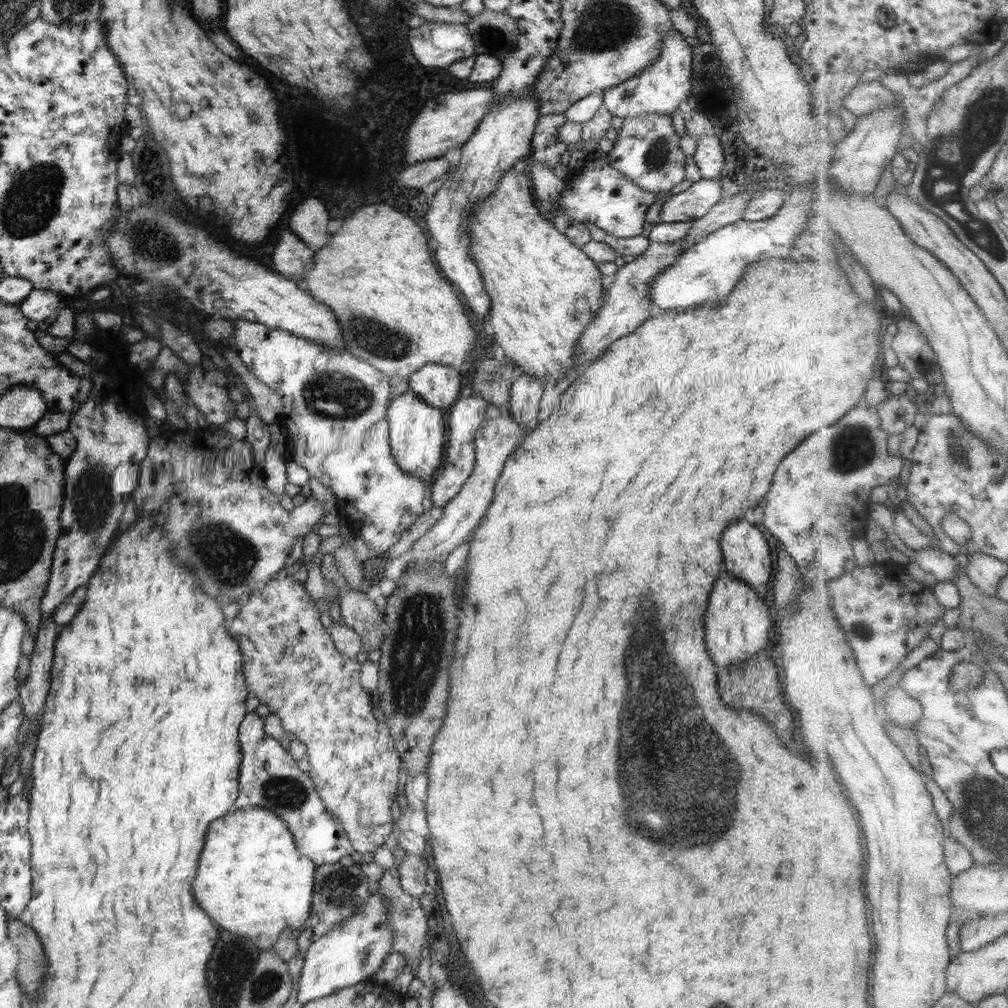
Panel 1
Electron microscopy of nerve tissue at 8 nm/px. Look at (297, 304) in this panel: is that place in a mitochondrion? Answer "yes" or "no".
no

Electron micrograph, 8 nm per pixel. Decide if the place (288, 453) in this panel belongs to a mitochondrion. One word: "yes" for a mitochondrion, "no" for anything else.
no

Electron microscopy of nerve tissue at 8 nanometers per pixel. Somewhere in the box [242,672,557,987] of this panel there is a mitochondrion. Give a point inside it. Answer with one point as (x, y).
(289, 792)

